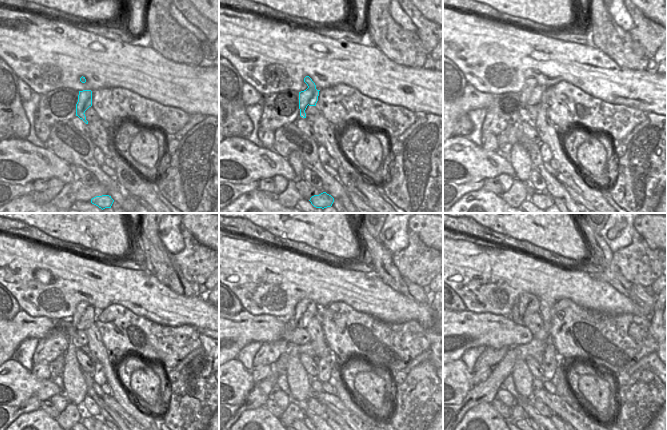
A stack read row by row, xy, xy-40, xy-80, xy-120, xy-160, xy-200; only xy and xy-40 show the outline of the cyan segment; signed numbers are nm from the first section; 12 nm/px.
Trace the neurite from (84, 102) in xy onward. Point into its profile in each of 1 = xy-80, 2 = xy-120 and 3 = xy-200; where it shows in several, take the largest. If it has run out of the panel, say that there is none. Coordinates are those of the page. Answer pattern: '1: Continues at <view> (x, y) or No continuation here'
1: Continues at xy-80 (531, 95)
2: Continues at xy-120 (85, 314)
3: Continues at xy-200 (527, 303)

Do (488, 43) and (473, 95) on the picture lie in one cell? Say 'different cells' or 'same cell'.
different cells

